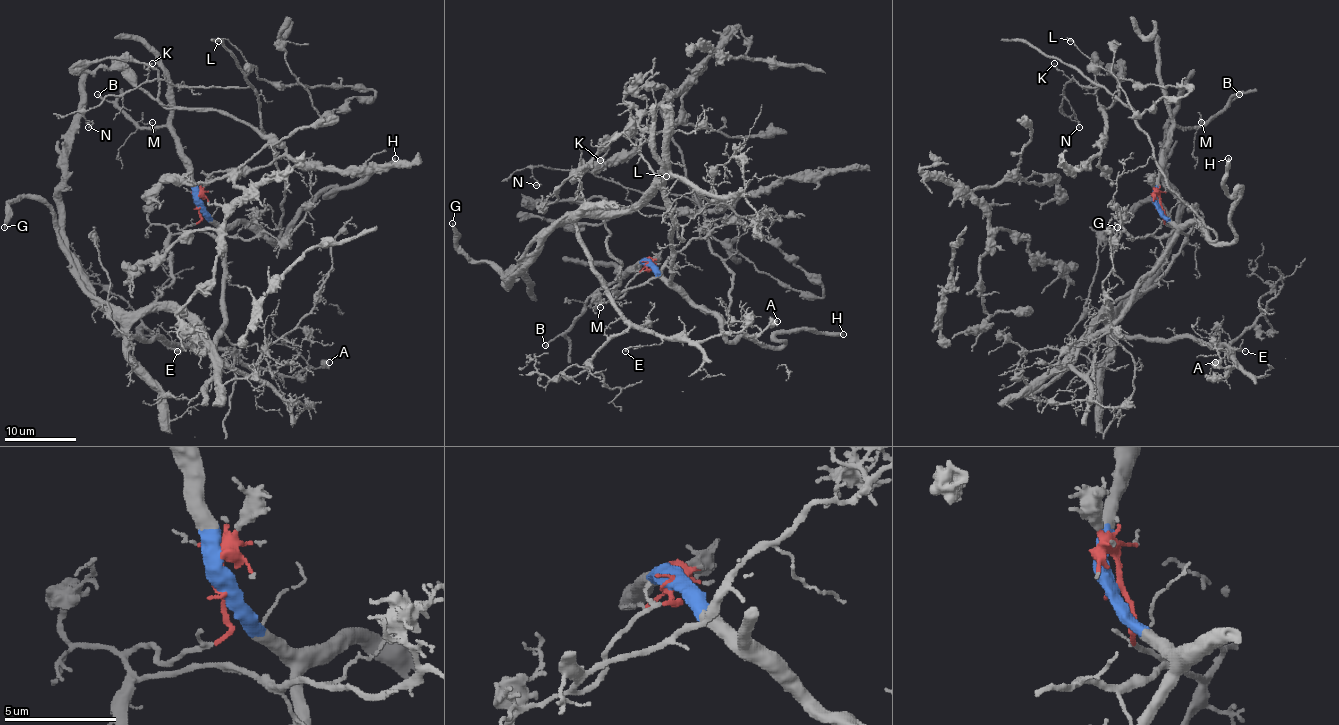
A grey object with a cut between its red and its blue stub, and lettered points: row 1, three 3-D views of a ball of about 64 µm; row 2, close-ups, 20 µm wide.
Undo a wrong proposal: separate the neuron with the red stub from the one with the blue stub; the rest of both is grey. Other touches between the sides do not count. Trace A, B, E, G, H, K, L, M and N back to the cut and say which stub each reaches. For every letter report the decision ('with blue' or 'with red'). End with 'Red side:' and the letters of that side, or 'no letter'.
A: with red
B: with blue
E: with red
G: with red
H: with blue
K: with blue
L: with blue
M: with blue
N: with blue
Red side: A, E, G

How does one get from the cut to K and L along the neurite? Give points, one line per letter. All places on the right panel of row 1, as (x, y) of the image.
K: (1159, 206), (1176, 225), (1195, 222), (1217, 238), (1168, 186), (1136, 114), (1099, 86), (1083, 88), (1054, 63)
L: (1159, 206), (1176, 225), (1195, 222), (1217, 238), (1168, 182), (1136, 114), (1086, 75), (1092, 61), (1070, 41)

